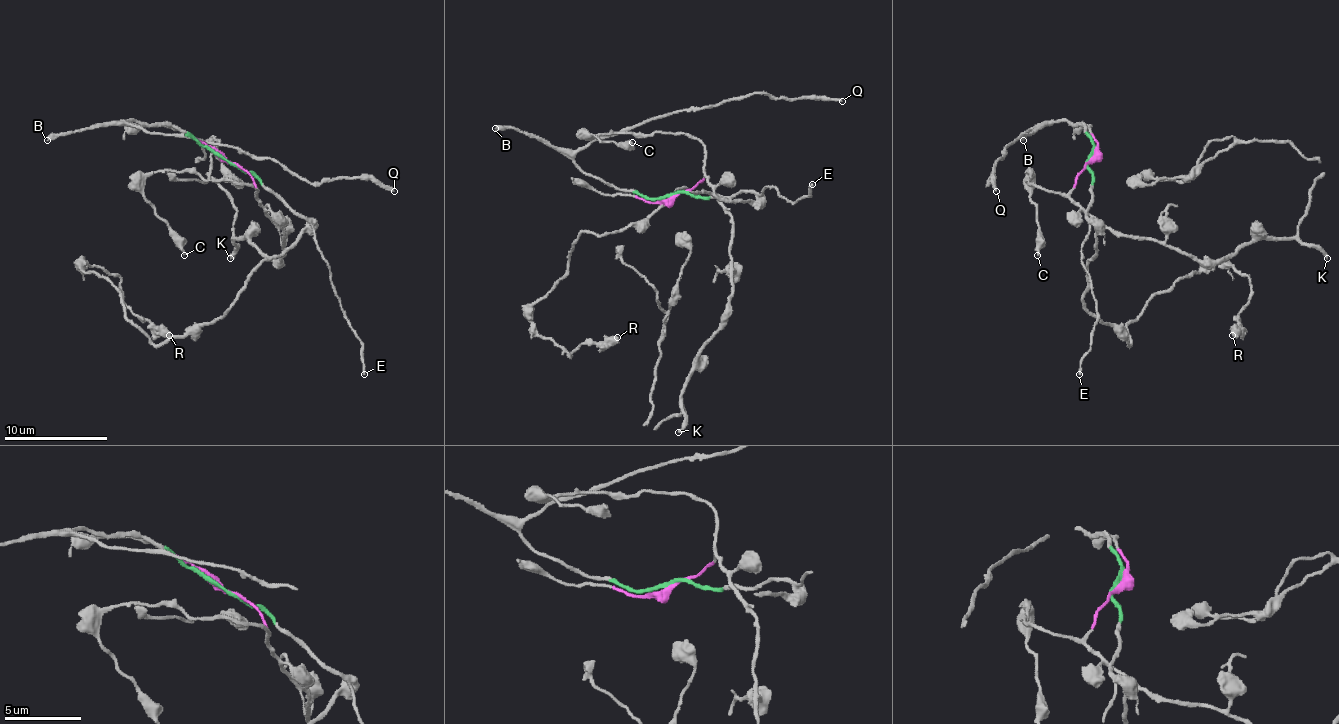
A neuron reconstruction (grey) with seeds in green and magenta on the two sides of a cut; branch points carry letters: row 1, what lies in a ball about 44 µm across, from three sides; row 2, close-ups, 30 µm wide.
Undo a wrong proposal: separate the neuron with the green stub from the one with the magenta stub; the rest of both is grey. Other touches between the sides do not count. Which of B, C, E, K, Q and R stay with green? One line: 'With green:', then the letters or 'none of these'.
With green: B, E, Q, R

